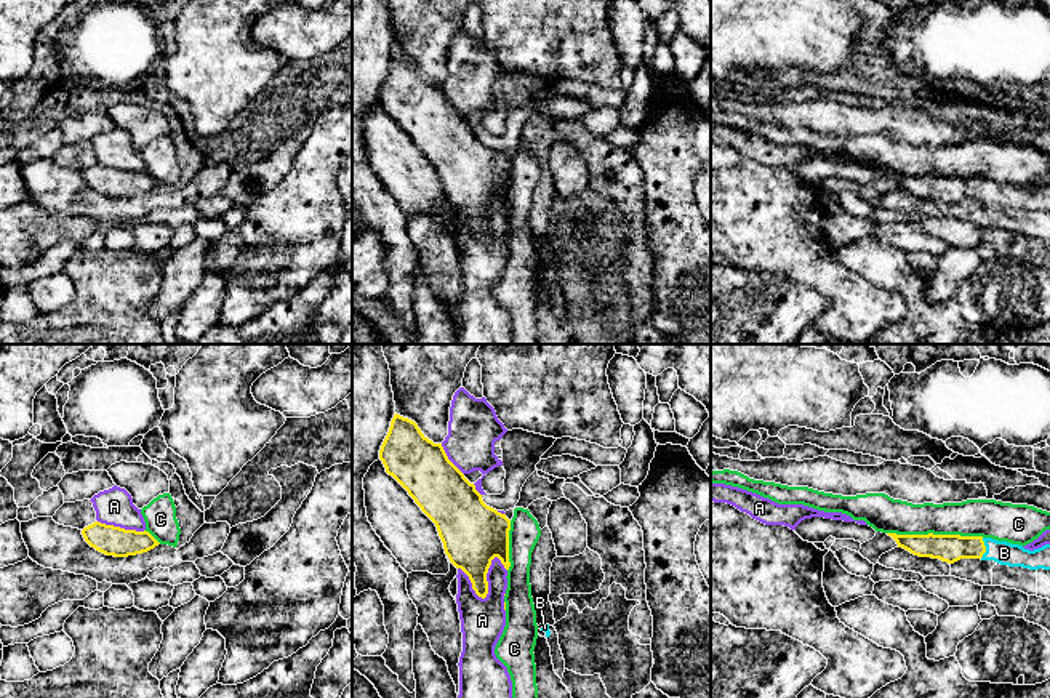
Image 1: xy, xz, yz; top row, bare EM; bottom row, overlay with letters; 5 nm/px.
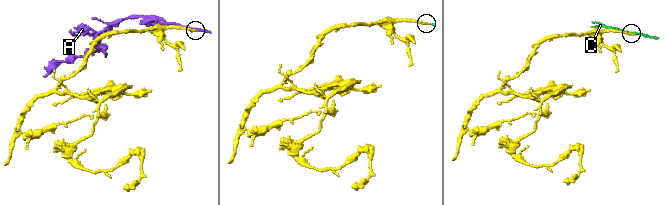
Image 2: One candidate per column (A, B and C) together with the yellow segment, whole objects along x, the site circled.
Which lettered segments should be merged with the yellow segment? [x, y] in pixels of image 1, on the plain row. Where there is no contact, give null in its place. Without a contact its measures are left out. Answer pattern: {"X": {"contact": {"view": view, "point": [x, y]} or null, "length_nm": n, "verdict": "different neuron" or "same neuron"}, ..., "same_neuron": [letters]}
{"A": {"contact": {"view": "xz", "point": [487, 228]}, "length_nm": 240, "verdict": "different neuron"}, "B": {"contact": {"view": "yz", "point": [985, 189]}, "length_nm": 110, "verdict": "same neuron"}, "C": {"contact": {"view": "yz", "point": [935, 176]}, "length_nm": 480, "verdict": "different neuron"}, "same_neuron": ["B"]}

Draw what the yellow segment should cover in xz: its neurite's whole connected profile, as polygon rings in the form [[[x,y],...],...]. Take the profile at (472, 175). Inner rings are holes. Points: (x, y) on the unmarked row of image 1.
[[[394,56],[379,101],[435,165],[450,203],[471,221],[482,240],[488,235],[487,215],[498,199],[509,211],[506,155],[487,147],[464,115],[448,101],[442,85],[429,82],[418,66]]]

